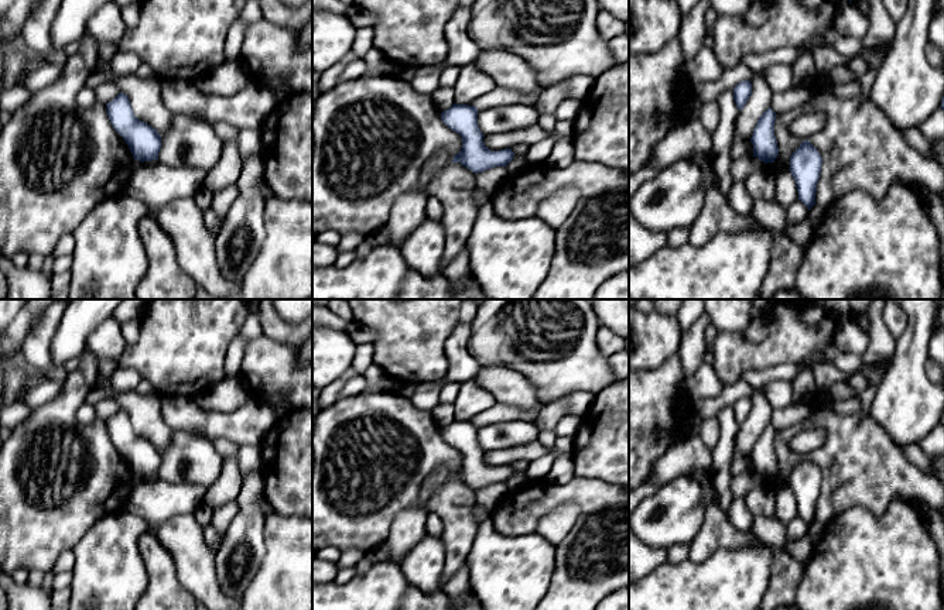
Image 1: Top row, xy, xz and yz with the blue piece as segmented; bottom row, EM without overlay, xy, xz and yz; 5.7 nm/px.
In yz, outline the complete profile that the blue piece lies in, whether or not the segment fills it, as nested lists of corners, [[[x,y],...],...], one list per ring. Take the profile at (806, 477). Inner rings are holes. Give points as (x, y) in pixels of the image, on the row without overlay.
[[[801,458],[800,463],[790,473],[790,489],[796,497],[798,517],[810,527],[815,521],[815,507],[821,490],[822,474],[817,465],[808,458]]]

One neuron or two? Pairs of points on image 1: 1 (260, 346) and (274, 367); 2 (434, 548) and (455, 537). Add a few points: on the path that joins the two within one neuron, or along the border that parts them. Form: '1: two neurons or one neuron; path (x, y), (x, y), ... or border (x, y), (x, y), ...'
1: one neuron; path (262, 352), (269, 362)
2: two neurons; border (441, 535), (445, 555), (444, 578)

